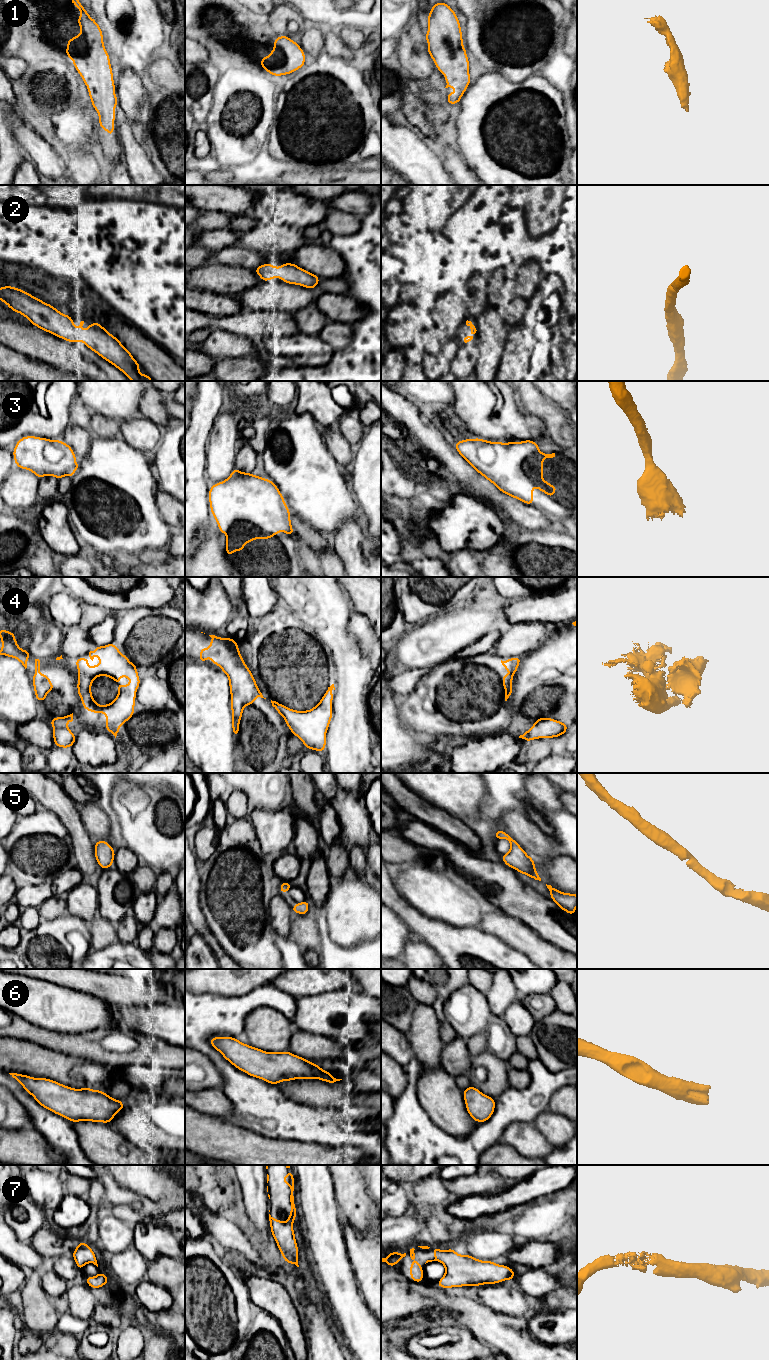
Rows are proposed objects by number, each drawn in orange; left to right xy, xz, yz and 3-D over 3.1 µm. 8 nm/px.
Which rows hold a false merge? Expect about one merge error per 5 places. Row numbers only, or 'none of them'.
4

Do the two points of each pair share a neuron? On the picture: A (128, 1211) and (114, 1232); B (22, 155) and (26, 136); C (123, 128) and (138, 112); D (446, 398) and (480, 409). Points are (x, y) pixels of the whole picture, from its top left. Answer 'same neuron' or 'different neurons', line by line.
A: same neuron
B: different neurons
C: different neurons
D: different neurons

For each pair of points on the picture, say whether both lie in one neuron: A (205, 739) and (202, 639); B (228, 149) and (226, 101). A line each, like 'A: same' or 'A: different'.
A: different
B: same

